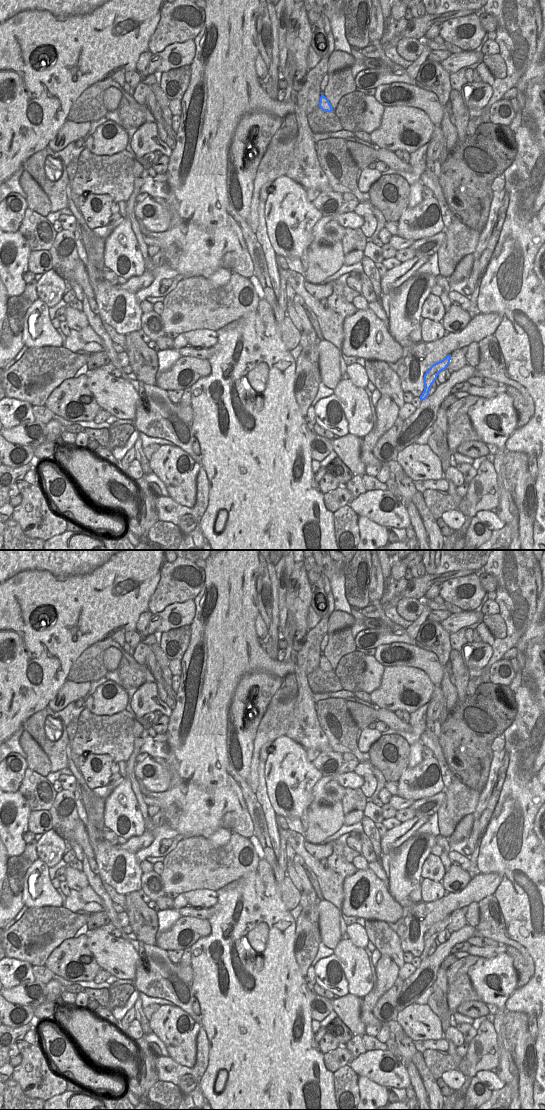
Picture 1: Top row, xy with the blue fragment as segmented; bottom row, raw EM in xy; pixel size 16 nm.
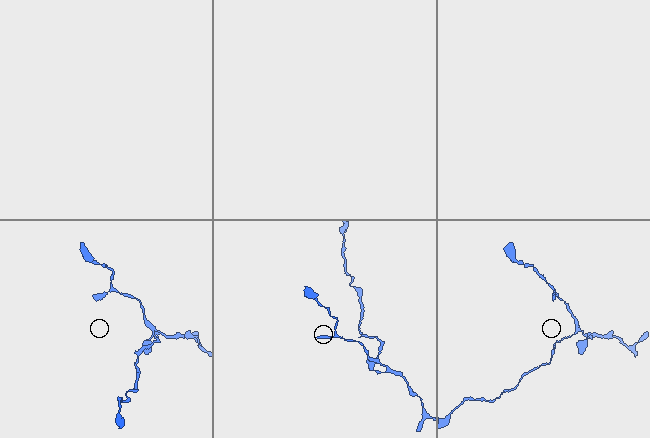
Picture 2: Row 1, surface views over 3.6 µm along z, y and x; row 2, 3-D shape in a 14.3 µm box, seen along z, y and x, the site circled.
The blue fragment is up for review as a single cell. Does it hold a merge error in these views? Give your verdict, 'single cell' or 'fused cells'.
single cell

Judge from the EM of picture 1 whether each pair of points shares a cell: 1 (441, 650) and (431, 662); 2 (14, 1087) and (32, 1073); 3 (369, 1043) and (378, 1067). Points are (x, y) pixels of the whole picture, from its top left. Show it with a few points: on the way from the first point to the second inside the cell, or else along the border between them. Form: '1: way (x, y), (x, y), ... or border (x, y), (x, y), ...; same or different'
1: border (416, 644), (432, 651), (443, 667); different
2: border (10, 1078), (18, 1083), (25, 1095), (37, 1098); different
3: border (386, 1049), (366, 1051); different

